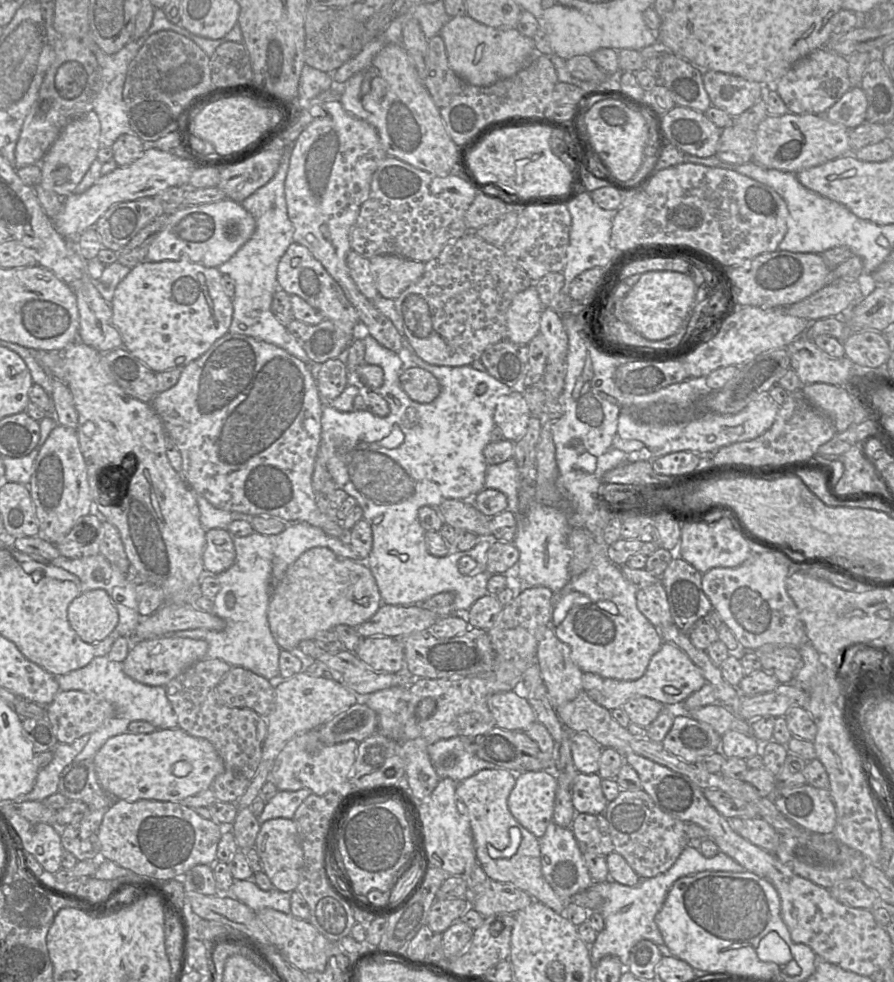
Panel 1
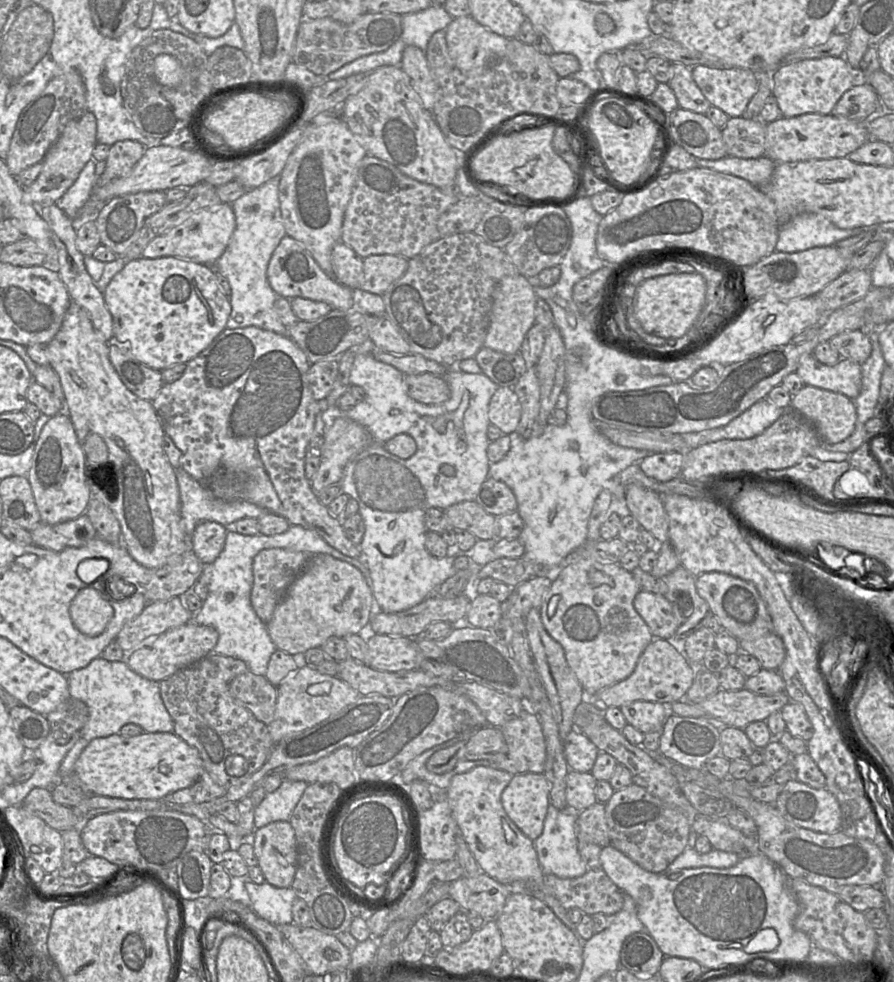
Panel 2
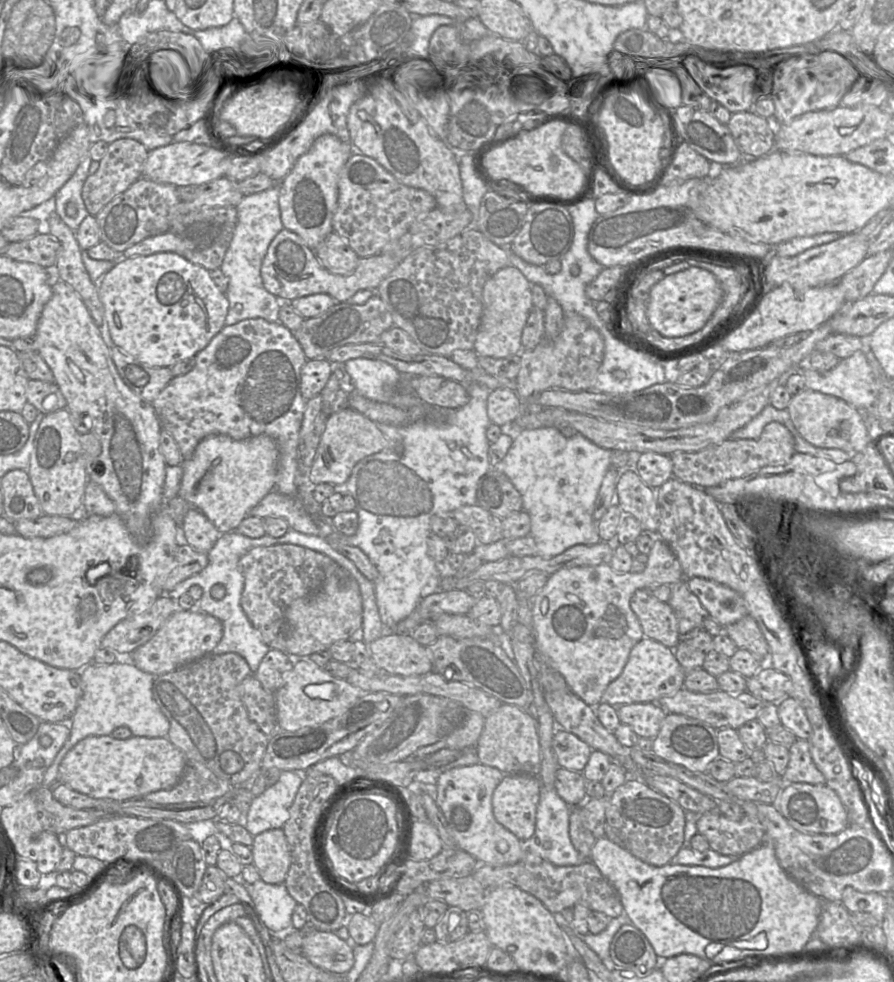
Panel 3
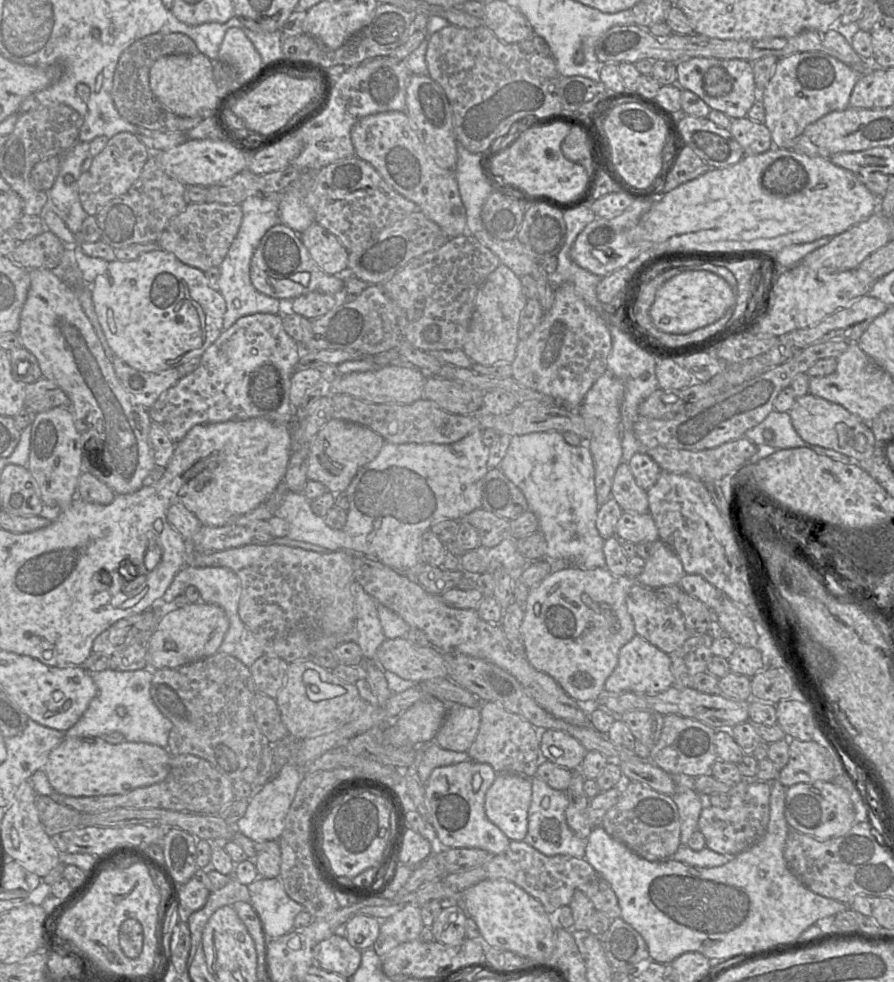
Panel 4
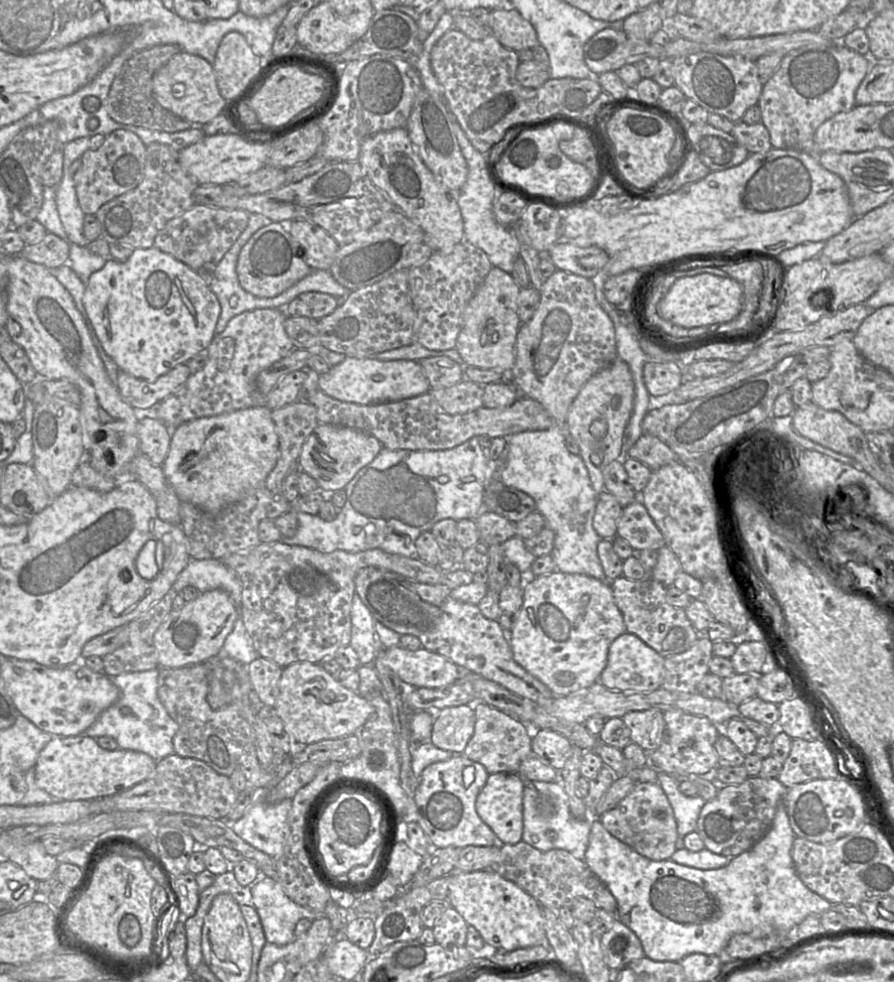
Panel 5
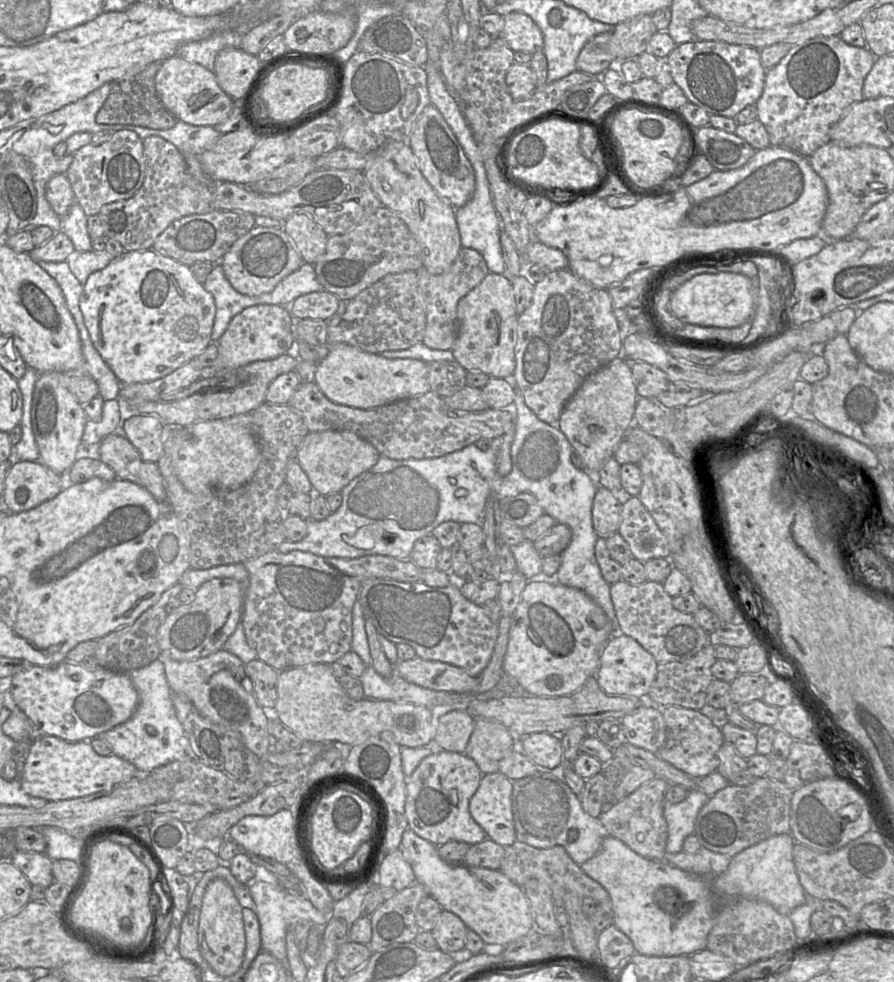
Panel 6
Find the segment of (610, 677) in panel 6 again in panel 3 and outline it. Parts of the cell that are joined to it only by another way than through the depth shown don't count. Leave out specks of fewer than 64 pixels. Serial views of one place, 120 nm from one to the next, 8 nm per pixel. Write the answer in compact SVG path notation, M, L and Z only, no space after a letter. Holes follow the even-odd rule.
M644 637L631 650L628 661L620 674L620 676L611 682L602 696L601 703L608 703L613 707L620 707L633 703L658 703L666 696L670 696L683 688L686 672L677 661L674 650L664 646L663 644Z

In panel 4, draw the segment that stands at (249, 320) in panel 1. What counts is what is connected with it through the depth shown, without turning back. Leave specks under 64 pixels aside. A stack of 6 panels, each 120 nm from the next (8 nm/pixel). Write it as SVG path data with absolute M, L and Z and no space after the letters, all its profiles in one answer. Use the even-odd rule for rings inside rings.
M256 195L247 198L241 204L243 218L239 231L232 242L226 257L219 266L220 277L218 291L226 303L223 318L223 331L229 329L239 318L256 313L277 315L289 309L293 299L276 299L258 292L250 280L250 263L253 253L264 234L279 221L279 208L276 198L267 195Z

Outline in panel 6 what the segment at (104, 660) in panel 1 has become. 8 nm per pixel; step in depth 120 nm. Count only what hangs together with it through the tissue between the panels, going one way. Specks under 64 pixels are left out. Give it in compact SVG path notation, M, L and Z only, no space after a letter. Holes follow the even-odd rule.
M156 659L151 664L127 674L138 692L139 704L130 719L96 738L109 744L112 754L133 764L139 773L149 773L155 768L185 758L187 754L184 729L176 715L163 662ZM147 725L156 729L155 735L147 733Z

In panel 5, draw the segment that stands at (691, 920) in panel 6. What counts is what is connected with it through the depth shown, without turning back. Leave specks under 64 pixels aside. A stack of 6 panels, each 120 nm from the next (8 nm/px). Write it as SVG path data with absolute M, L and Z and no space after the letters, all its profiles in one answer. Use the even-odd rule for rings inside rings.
M784 800L778 805L773 823L767 833L749 850L732 858L730 863L718 869L701 870L685 865L680 865L671 859L654 861L636 852L627 844L611 835L601 824L600 819L592 819L589 843L584 861L593 873L608 887L617 901L617 918L630 928L642 943L644 954L653 961L679 962L686 956L694 953L705 955L719 955L725 950L730 938L736 934L749 934L753 938L762 938L767 935L792 935L795 928L810 914L821 915L831 909L832 904L815 892L808 889L796 873L792 860L792 846L796 838L790 823Z

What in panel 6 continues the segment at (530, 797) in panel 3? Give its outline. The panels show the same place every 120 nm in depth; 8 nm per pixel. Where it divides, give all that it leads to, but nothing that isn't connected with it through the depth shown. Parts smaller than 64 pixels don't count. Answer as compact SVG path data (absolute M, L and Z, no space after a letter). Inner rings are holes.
M485 774L469 802L469 812L485 831L486 838L503 847L516 841L512 791L513 781L504 774Z

